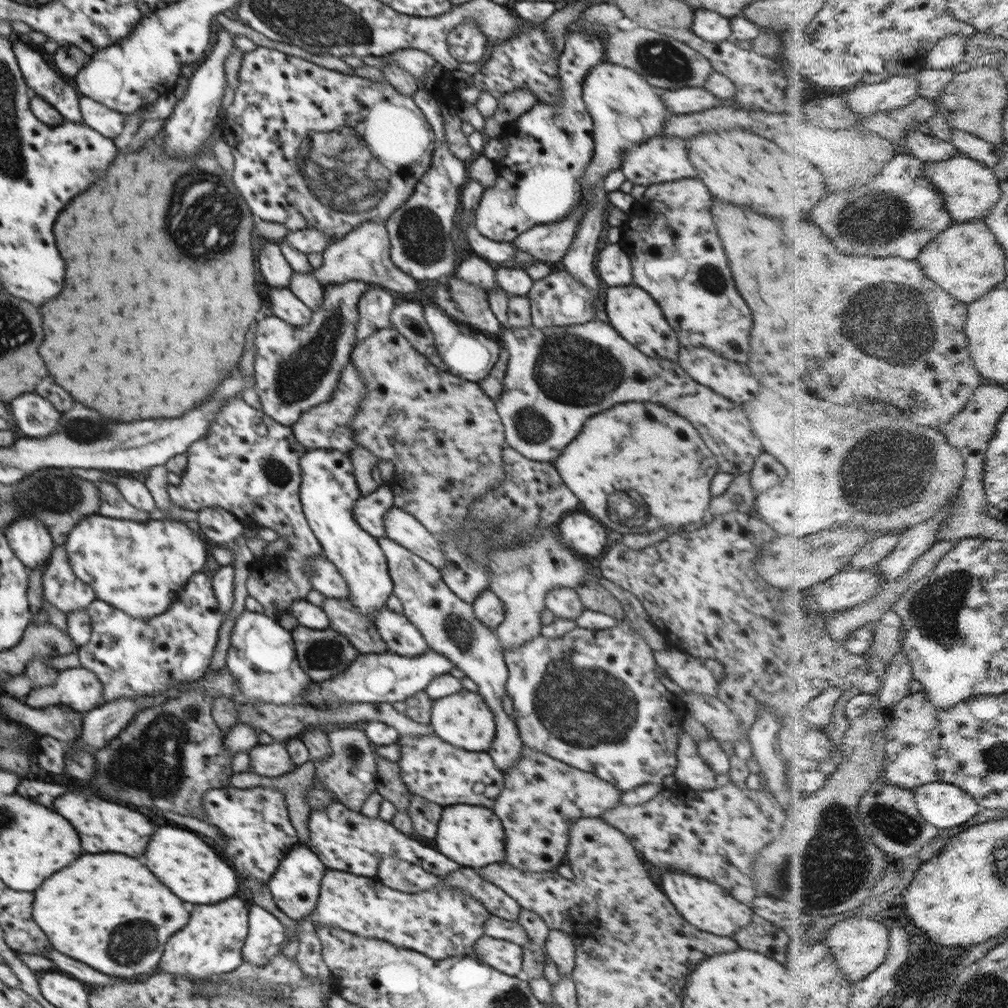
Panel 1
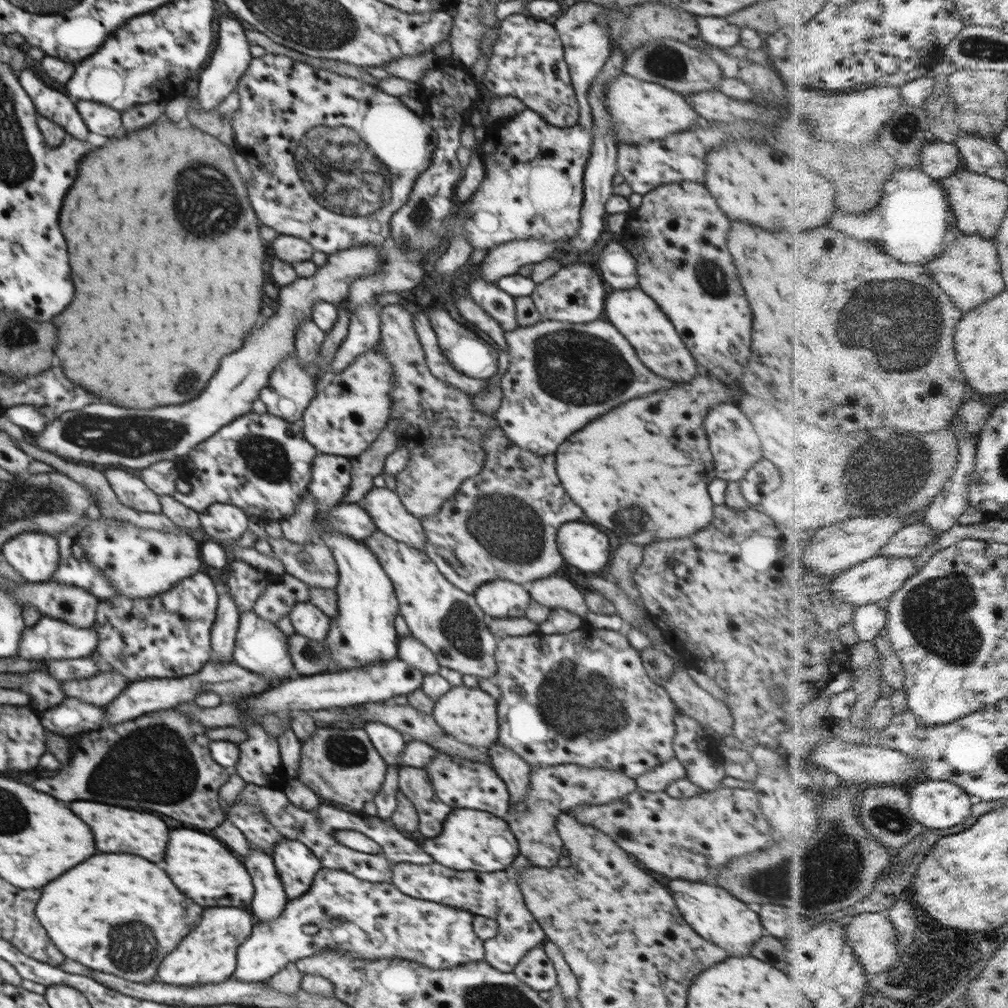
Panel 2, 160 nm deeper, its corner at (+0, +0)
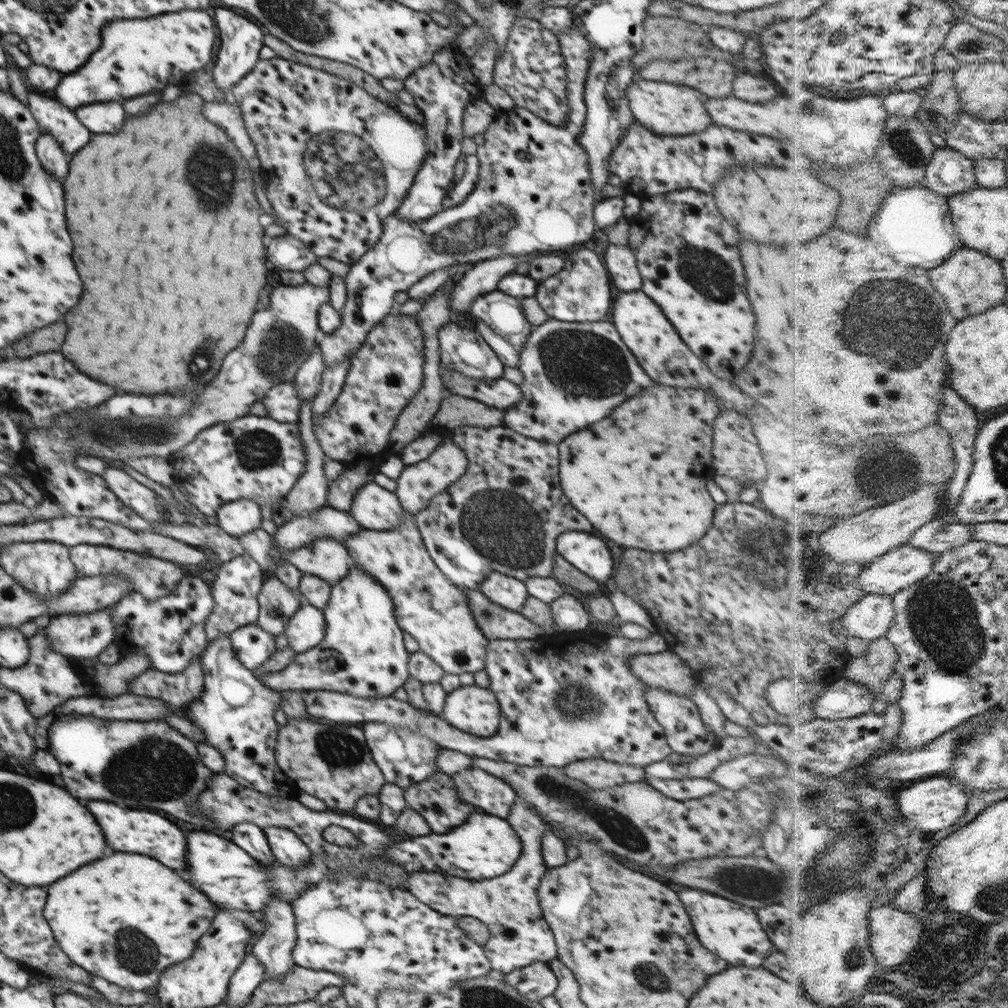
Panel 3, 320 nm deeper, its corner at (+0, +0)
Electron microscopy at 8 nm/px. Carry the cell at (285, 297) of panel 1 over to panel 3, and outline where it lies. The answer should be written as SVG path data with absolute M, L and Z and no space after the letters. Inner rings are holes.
M317 343L311 355L296 371L293 385L295 386L295 394L302 402L313 399L321 387L321 374L326 369L321 352Z

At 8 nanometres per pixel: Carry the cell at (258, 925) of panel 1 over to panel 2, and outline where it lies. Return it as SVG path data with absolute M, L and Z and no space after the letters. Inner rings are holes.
M322 867L316 873L310 888L298 898L293 898L291 901L289 900L286 903L285 910L282 911L282 914L278 918L271 920L271 922L259 922L258 925L253 926L252 934L237 948L237 966L233 978L246 983L266 982L275 974L278 974L278 972L286 967L289 962L295 964L303 963L306 958L318 955L323 950L327 950L327 948L341 950L342 952L351 952L354 958L361 958L366 961L378 961L383 958L403 958L404 960L414 961L420 965L424 965L426 968L432 968L432 970L438 970L438 968L452 968L458 965L484 961L485 948L483 941L481 941L474 932L473 920L474 914L467 910L452 908L451 906L446 906L442 903L422 900L420 898L412 898L410 895L404 894L401 890L398 890L398 887L394 886L392 882L368 882L356 878L353 874L344 870L334 870Z

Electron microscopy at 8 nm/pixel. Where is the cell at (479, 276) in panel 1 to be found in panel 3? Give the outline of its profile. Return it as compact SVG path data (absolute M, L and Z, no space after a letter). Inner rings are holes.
M500 290L483 294L473 300L468 317L487 324L518 350L526 344L534 328L525 317L521 300Z

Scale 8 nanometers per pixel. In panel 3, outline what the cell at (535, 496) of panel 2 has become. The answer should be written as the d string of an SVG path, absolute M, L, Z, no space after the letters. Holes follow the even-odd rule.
M471 425L452 430L449 442L466 453L467 470L413 518L433 562L458 588L476 589L491 572L501 572L521 581L533 576L550 577L558 535L568 531L593 534L590 522L586 522L562 491L558 444L528 438L506 426L486 429Z

